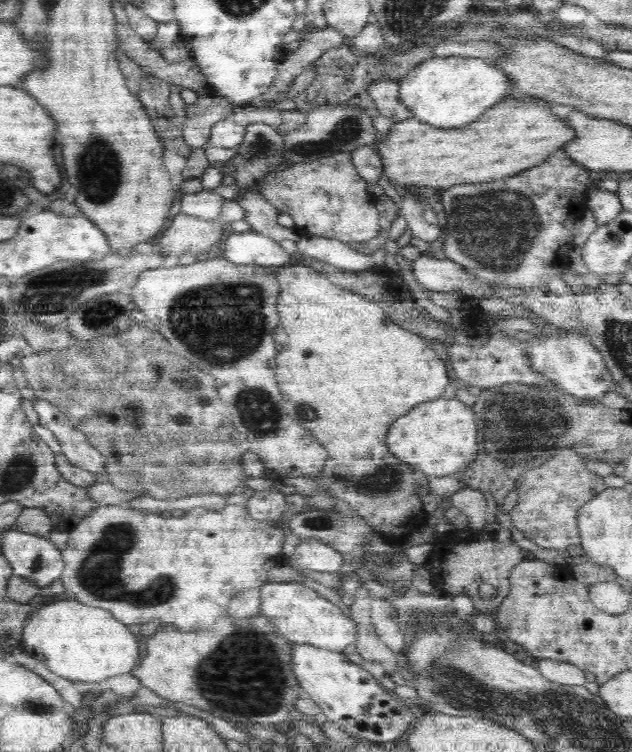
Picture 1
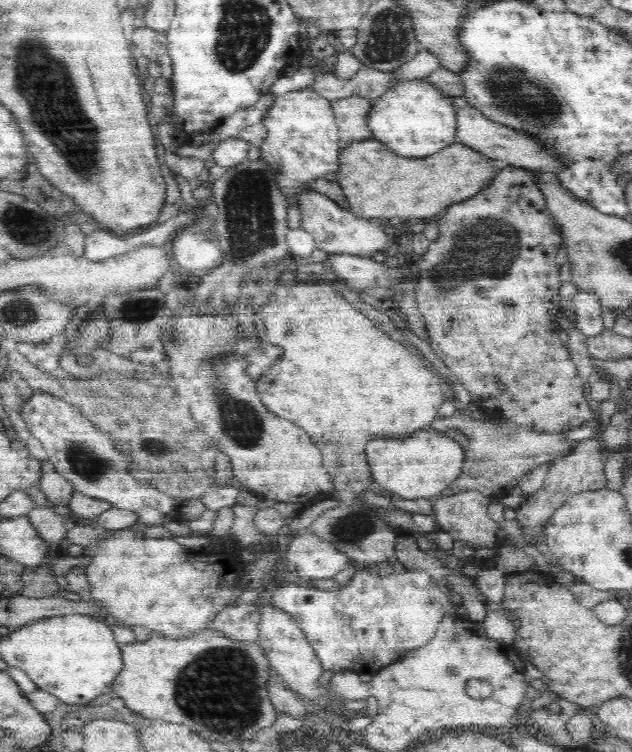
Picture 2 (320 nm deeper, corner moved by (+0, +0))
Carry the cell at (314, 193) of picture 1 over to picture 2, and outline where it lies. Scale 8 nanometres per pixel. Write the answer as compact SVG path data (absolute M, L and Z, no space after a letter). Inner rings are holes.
M308 190L298 196L296 203L302 211L301 229L314 237L315 245L324 253L371 257L390 246L386 230L383 230L380 225L376 226L371 221L356 218L349 209L342 208L325 194Z

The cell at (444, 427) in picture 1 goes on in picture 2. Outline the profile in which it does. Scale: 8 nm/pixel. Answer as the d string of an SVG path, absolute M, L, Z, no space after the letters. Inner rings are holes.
M426 428L405 438L370 440L366 446L366 456L372 481L404 500L437 498L461 473L465 461L464 451L452 434L440 434Z

